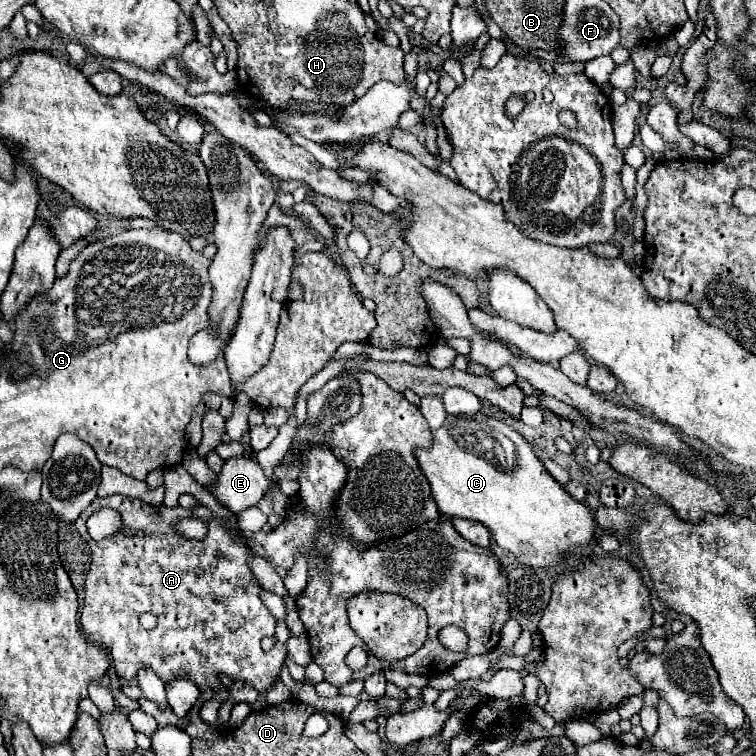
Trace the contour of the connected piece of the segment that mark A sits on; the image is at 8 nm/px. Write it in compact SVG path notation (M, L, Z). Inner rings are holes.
M120 494L108 496L108 498L96 498L78 518L76 530L84 540L88 540L92 562L86 572L86 596L84 596L84 608L80 614L80 624L88 640L96 642L96 646L106 648L108 656L112 658L116 676L128 684L136 682L136 670L142 666L152 668L160 680L166 684L172 680L190 680L198 686L200 692L212 690L214 698L220 694L220 680L218 674L228 674L234 682L246 682L254 686L260 694L268 692L272 684L276 682L280 674L280 666L286 660L288 648L284 642L274 640L274 646L264 650L262 640L274 638L274 626L276 618L268 612L264 606L260 592L262 586L254 578L252 570L248 568L248 558L252 556L250 548L240 540L238 532L228 530L226 524L204 506L198 504L196 508L168 508L168 506L154 506L142 500L124 498ZM100 508L114 508L122 516L122 530L112 534L104 540L92 540L86 532L86 520L92 512ZM194 516L204 522L208 522L208 536L204 540L184 540L182 536L174 534L172 526L180 518ZM142 612L152 612L158 618L158 624L154 630L144 630L138 622Z

